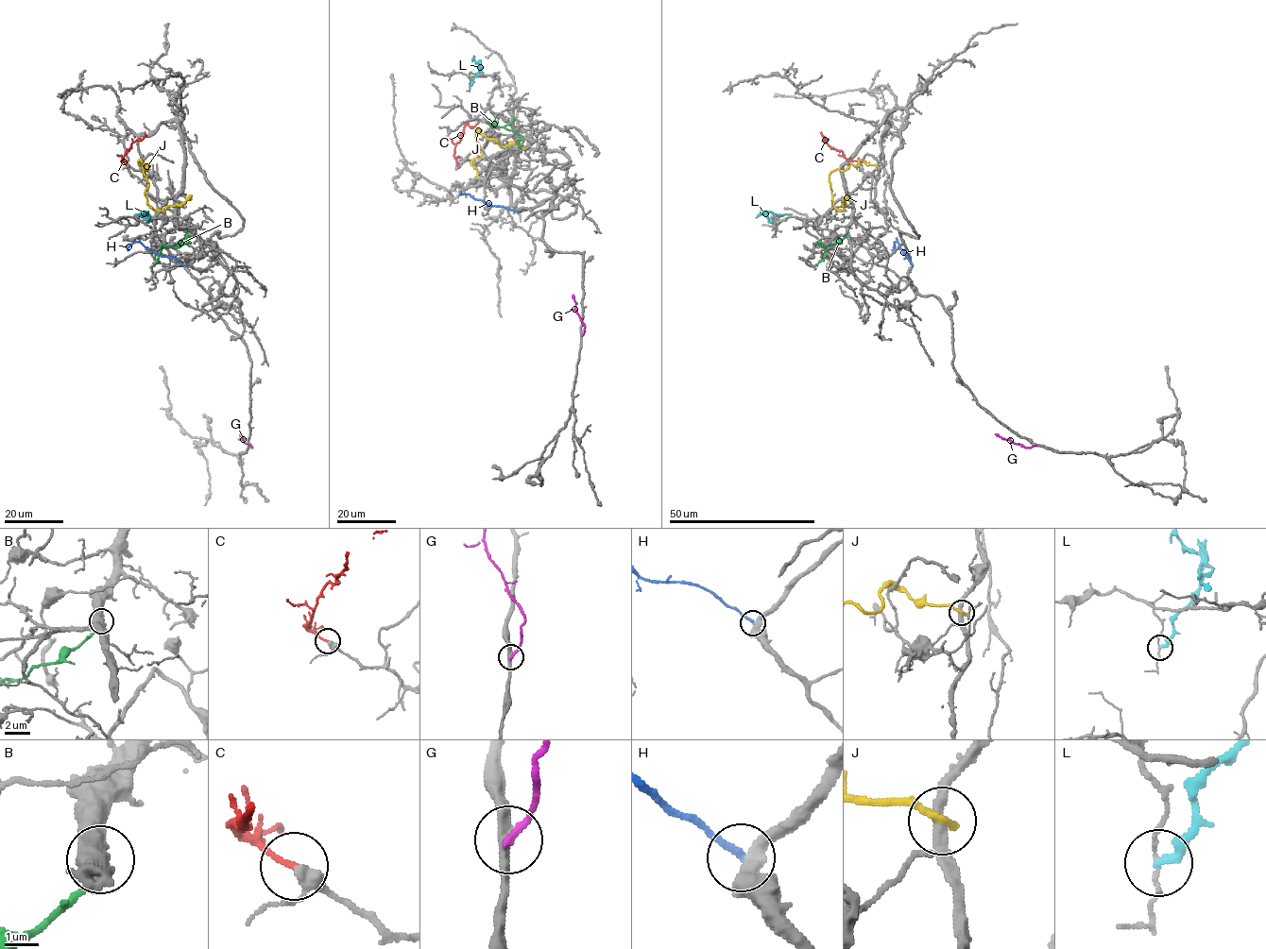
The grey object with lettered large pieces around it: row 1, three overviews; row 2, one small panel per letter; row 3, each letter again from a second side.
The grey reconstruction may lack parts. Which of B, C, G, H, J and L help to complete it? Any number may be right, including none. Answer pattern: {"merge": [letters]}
{"merge": ["C"]}

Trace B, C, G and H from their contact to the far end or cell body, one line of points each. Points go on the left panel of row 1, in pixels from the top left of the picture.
B: (187, 233), (185, 238), (189, 243), (163, 246), (155, 263)
C: (127, 164), (121, 160), (134, 142), (142, 139), (145, 131)
G: (248, 446), (252, 448), (243, 441), (240, 434)
H: (185, 266), (172, 257), (159, 256), (139, 242), (133, 242), (128, 250)

